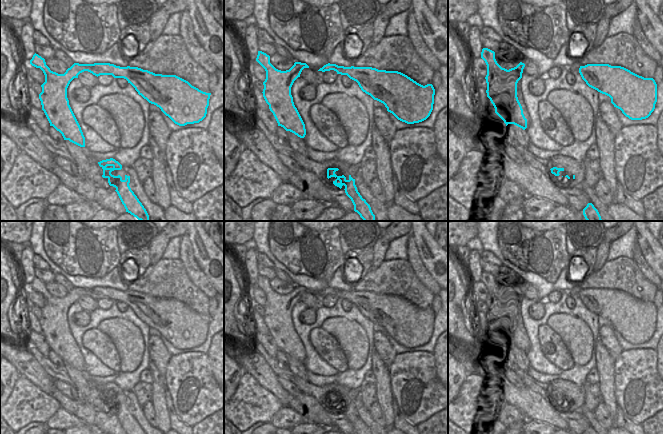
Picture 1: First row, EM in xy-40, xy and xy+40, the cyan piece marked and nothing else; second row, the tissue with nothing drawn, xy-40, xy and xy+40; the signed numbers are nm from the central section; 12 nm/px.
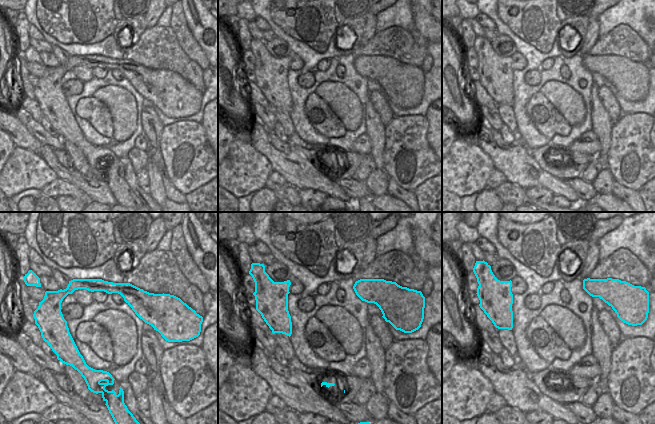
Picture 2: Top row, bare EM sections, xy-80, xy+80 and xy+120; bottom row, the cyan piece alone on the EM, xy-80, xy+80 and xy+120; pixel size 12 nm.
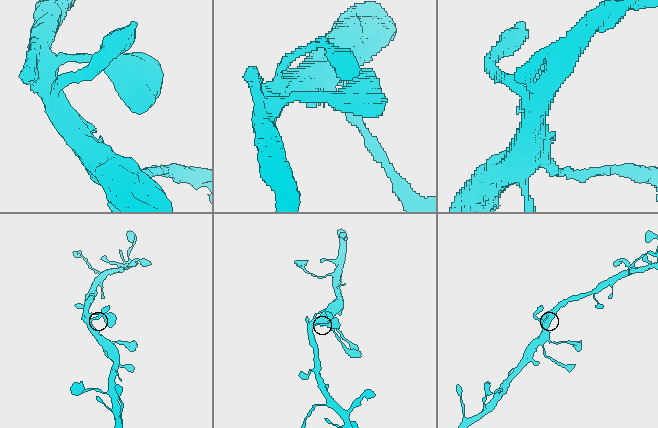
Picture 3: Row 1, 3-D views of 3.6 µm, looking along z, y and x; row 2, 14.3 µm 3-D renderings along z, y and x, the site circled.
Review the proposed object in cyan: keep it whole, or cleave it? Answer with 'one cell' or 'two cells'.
one cell

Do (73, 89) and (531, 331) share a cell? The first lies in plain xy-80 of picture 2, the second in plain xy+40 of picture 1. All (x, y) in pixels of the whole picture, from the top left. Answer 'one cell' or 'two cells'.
two cells

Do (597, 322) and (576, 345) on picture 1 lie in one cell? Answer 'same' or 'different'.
different

